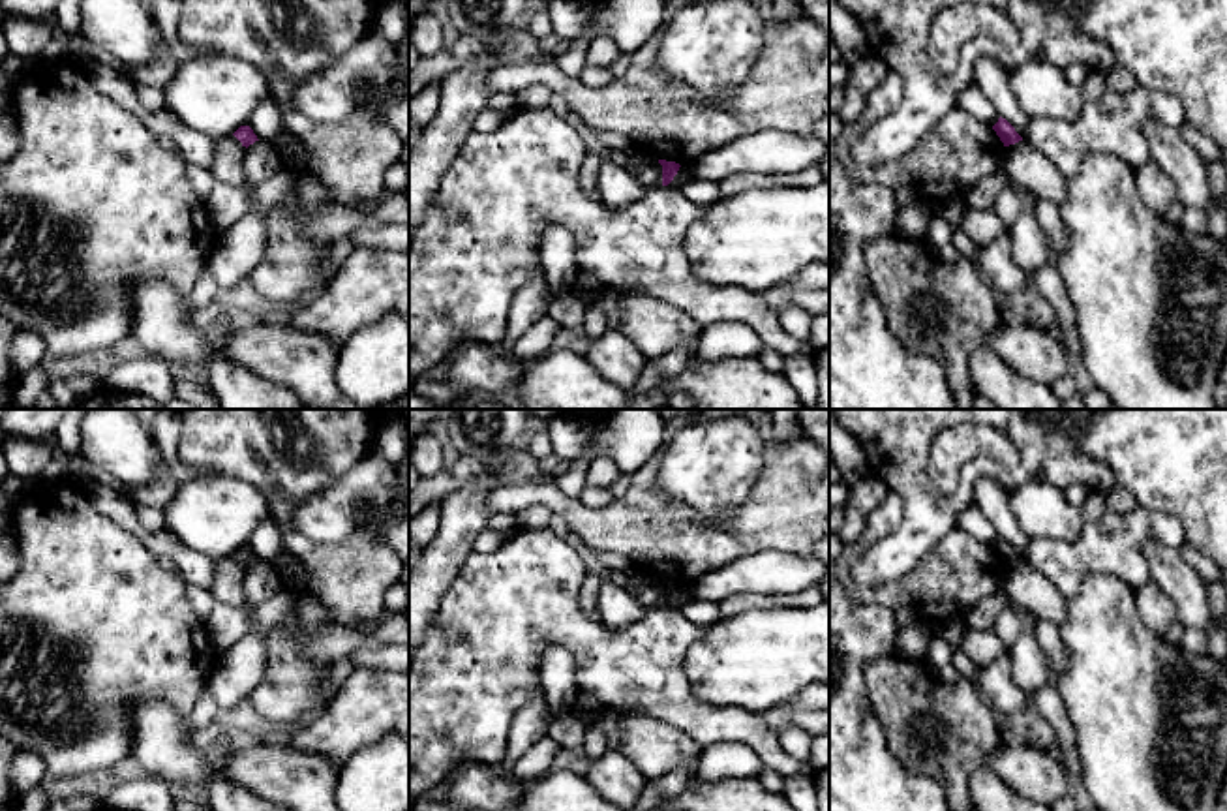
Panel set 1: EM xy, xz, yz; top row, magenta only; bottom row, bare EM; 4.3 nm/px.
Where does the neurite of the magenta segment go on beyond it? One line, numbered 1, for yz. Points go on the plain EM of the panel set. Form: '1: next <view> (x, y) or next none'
1: next none

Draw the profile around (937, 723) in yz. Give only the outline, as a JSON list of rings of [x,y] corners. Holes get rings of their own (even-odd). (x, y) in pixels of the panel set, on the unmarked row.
[[[899,653],[867,663],[863,678],[891,753],[906,768],[940,783],[949,811],[976,811],[968,777],[1006,742],[977,683],[953,666],[938,670],[927,659]]]

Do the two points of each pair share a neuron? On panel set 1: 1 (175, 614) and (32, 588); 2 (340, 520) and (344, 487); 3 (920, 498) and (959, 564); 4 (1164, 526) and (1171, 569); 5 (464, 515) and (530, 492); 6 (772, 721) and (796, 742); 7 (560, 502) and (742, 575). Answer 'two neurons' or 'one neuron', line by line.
1: one neuron
2: one neuron
3: two neurons
4: two neurons
5: two neurons
6: two neurons
7: two neurons

